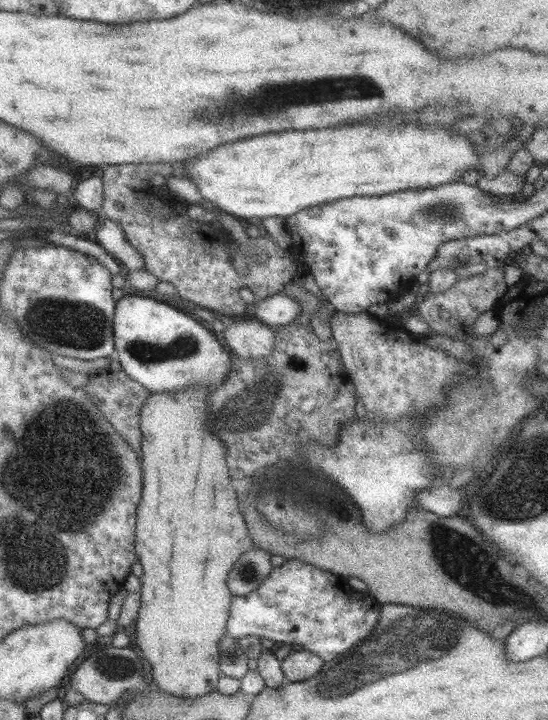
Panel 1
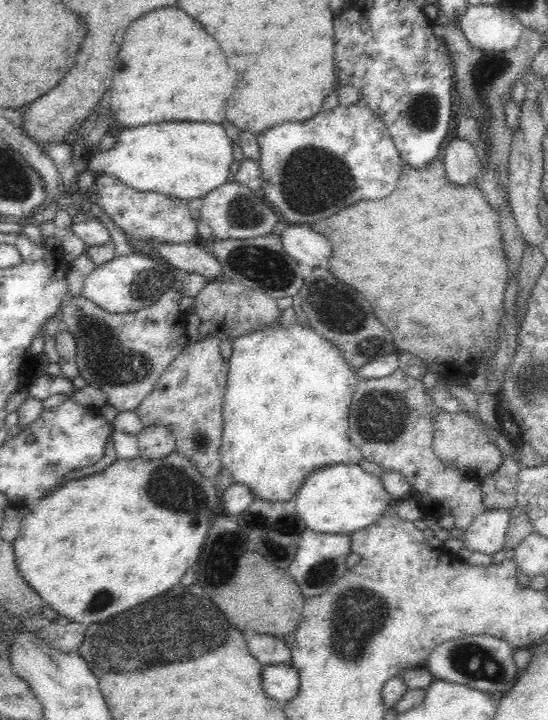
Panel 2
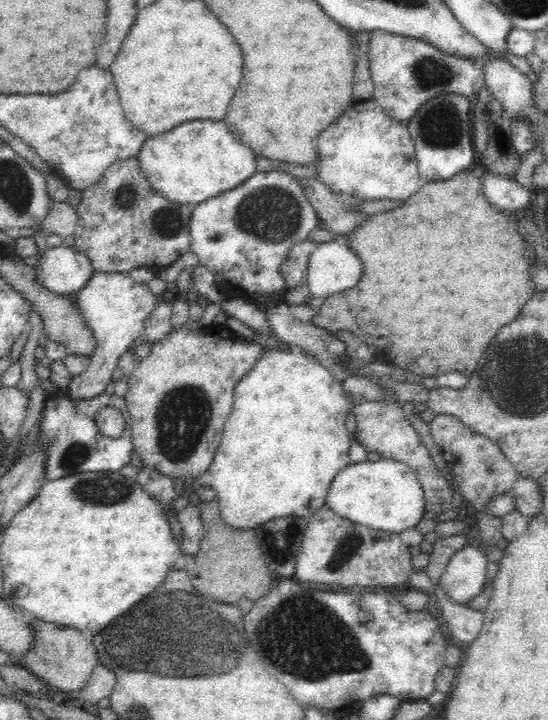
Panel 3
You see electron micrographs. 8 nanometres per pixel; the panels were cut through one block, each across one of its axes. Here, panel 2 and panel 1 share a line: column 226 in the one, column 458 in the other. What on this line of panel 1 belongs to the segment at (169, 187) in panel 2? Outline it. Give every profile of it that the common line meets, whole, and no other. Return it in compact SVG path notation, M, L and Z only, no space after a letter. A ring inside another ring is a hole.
M407 124L393 130L375 130L369 126L343 126L253 136L203 152L199 158L191 158L179 163L179 166L180 176L197 187L202 200L211 208L242 222L254 222L268 217L285 219L303 208L352 196L381 196L409 188L435 188L439 184L458 182L468 172L474 175L479 172L479 156L475 155L464 134L449 134L445 128L421 130Z

